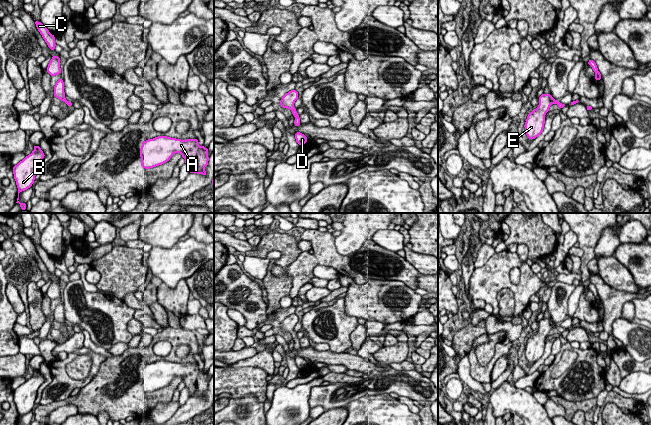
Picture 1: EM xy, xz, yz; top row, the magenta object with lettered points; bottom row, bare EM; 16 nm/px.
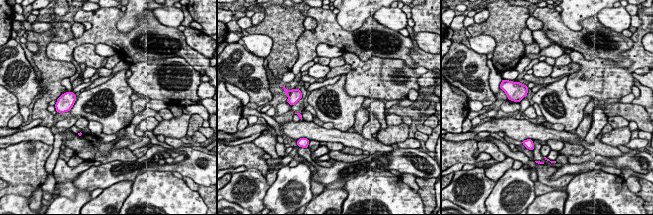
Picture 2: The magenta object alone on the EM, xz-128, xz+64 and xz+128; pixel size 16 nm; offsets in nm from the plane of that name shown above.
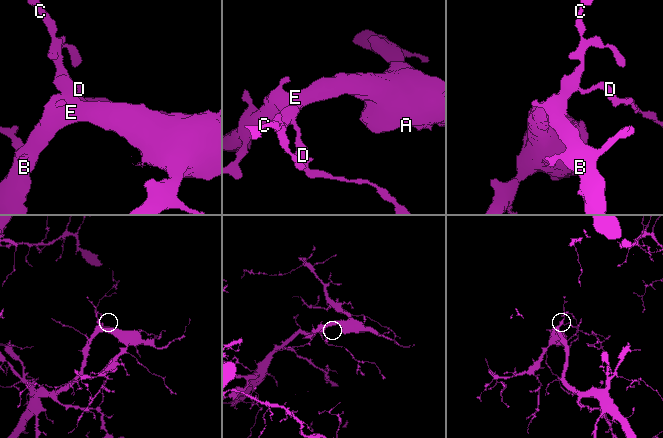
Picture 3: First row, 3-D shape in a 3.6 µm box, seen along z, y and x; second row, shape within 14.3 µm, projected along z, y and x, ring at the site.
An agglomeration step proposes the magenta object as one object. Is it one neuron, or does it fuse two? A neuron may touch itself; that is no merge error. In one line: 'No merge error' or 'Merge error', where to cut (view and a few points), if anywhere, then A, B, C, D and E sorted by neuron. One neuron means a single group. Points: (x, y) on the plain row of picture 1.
No merge error. No split. Groups: A B C D E

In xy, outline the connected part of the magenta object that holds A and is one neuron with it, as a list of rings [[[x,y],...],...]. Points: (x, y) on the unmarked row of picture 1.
[[[158,360],[142,365],[140,372],[141,390],[147,394],[170,384],[174,377],[181,377],[189,397],[207,399],[204,392],[208,389],[208,372],[200,370],[198,363],[176,363]]]

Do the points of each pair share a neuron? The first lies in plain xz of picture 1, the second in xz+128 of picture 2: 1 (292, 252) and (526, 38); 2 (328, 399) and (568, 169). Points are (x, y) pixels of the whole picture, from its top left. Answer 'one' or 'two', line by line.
1: two
2: one

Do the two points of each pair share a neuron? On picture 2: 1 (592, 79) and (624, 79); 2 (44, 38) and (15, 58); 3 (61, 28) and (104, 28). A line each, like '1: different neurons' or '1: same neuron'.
1: same neuron
2: different neurons
3: different neurons

